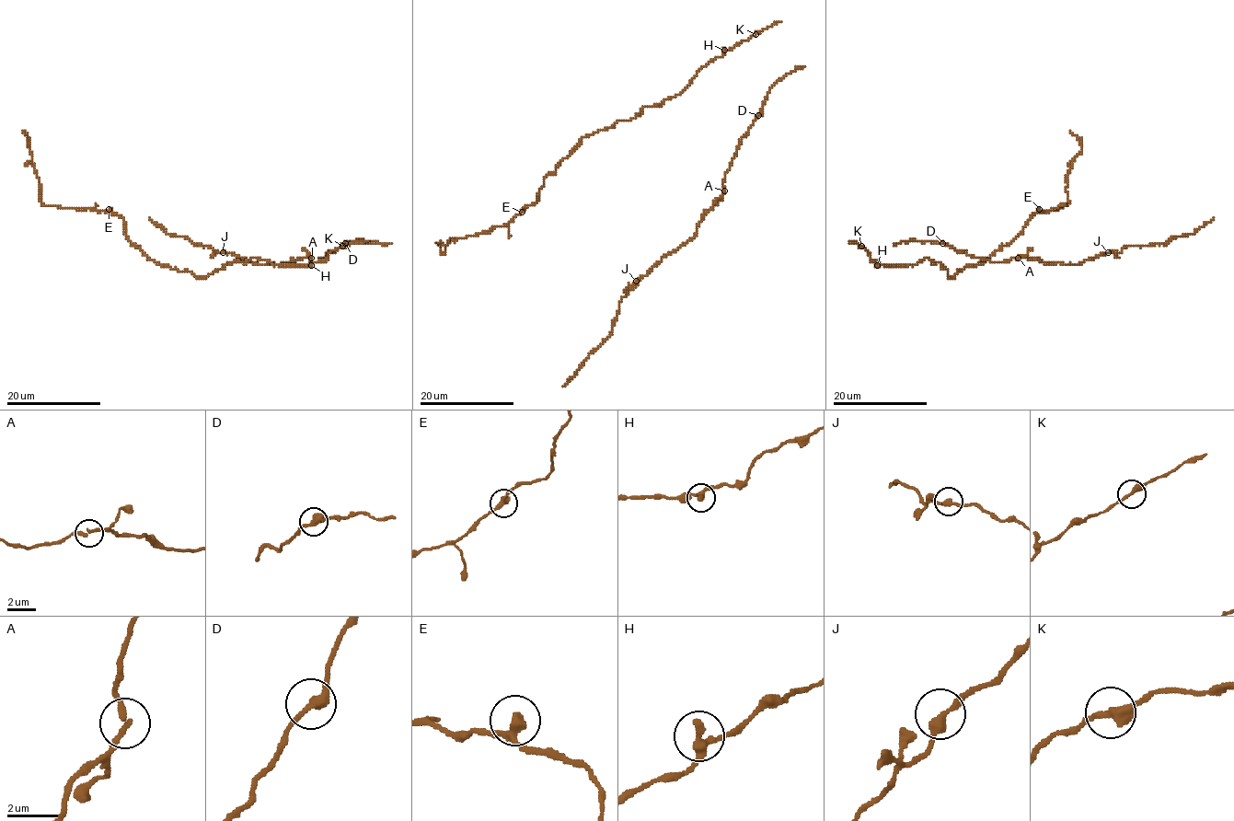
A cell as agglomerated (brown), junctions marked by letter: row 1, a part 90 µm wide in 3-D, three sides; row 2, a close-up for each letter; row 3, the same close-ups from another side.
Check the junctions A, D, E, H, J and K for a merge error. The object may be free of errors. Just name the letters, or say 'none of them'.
none of them

